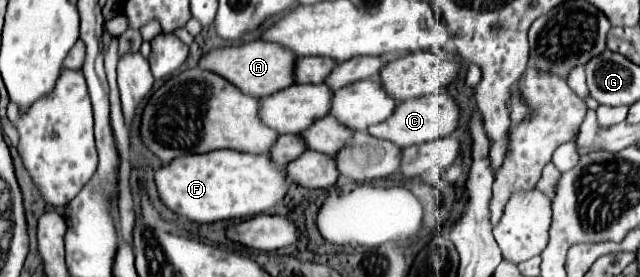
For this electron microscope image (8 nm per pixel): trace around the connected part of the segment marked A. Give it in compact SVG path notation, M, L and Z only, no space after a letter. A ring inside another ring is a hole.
M252 41L252 43L242 43L242 45L232 45L232 47L218 47L208 53L204 53L198 61L198 69L210 71L210 73L220 73L226 81L234 83L242 93L250 97L264 97L274 91L286 89L294 83L292 79L292 67L294 67L294 53L284 51L280 45L268 43L268 41Z

